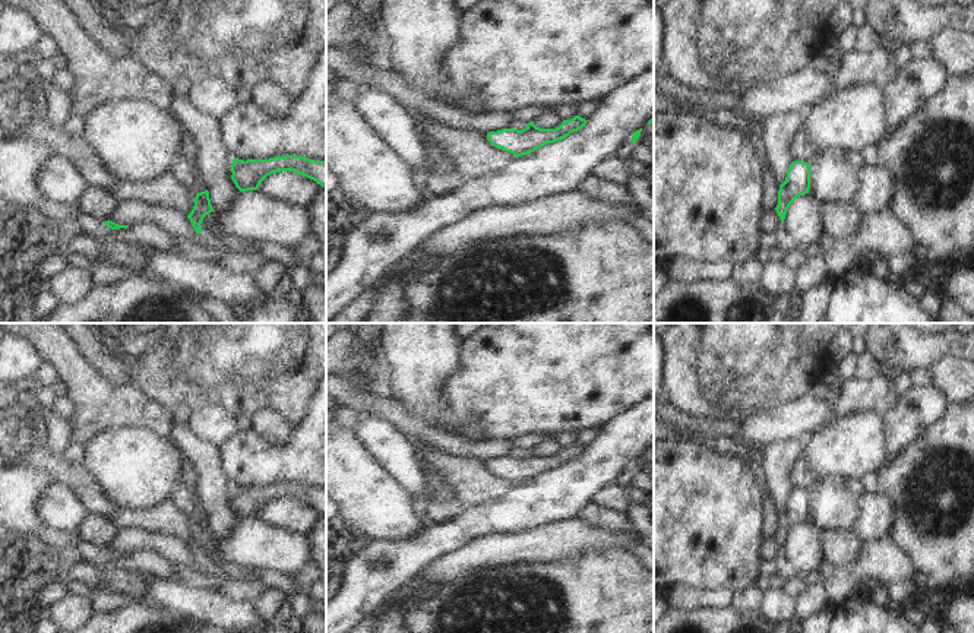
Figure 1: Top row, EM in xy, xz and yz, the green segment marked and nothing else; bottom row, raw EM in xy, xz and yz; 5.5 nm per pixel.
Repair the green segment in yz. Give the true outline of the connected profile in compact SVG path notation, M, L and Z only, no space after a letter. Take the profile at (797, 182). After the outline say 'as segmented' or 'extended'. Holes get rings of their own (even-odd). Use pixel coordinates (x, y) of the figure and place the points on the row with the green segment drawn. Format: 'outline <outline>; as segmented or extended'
outline M793 161L785 181L778 190L778 205L775 208L781 222L784 222L790 205L800 196L809 193L810 189L810 164L804 161Z; as segmented

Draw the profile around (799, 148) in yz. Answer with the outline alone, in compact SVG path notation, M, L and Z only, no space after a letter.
M797 136L790 142L790 155L793 161L804 161L810 164L819 153L809 146L806 137L801 139Z

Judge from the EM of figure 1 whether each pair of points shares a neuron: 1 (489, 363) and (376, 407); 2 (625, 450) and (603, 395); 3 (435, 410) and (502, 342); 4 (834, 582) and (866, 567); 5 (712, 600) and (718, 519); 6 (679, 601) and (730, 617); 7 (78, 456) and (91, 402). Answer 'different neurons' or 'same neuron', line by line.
1: different neurons
2: different neurons
3: different neurons
4: same neuron
5: different neurons
6: different neurons
7: different neurons

